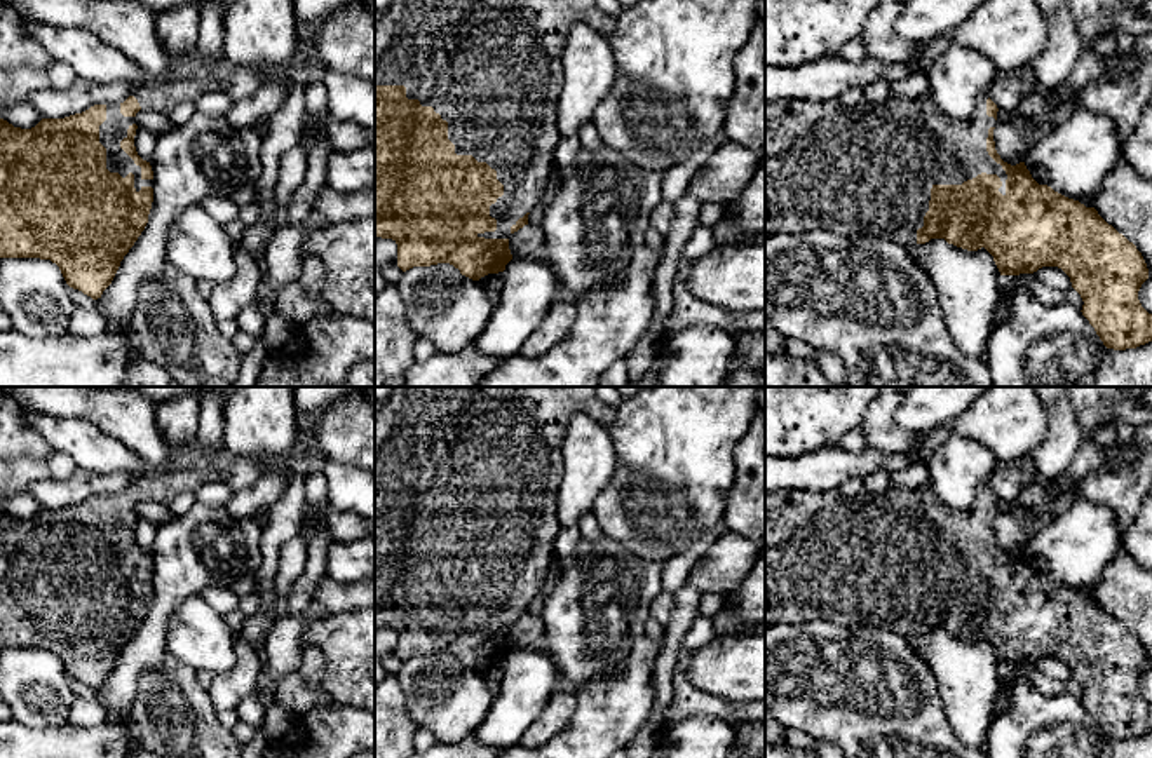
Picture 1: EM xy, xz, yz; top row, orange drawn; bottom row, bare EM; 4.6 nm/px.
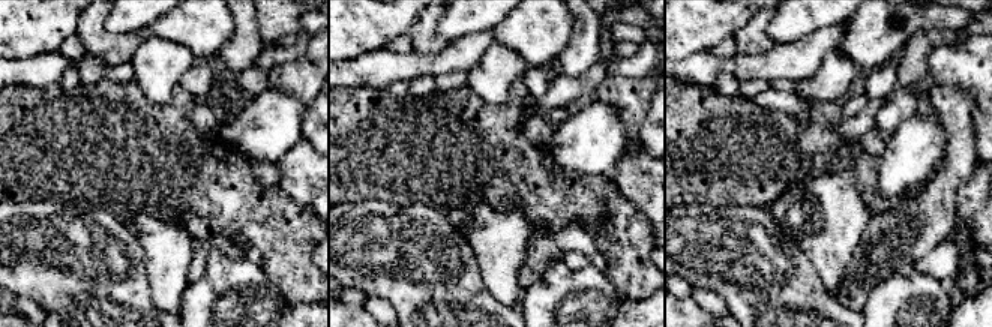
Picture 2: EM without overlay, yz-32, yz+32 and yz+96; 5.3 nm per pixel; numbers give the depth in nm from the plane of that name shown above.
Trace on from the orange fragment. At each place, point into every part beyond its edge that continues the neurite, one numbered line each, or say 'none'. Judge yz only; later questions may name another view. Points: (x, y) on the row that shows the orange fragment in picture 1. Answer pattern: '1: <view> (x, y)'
1: yz (867, 171)

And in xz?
1: xz (492, 68)

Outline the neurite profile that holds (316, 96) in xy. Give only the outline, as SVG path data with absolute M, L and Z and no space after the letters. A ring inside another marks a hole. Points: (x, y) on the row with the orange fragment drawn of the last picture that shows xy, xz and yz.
M324 82L310 84L305 91L303 143L308 146L315 134L314 117L328 110L328 87Z

